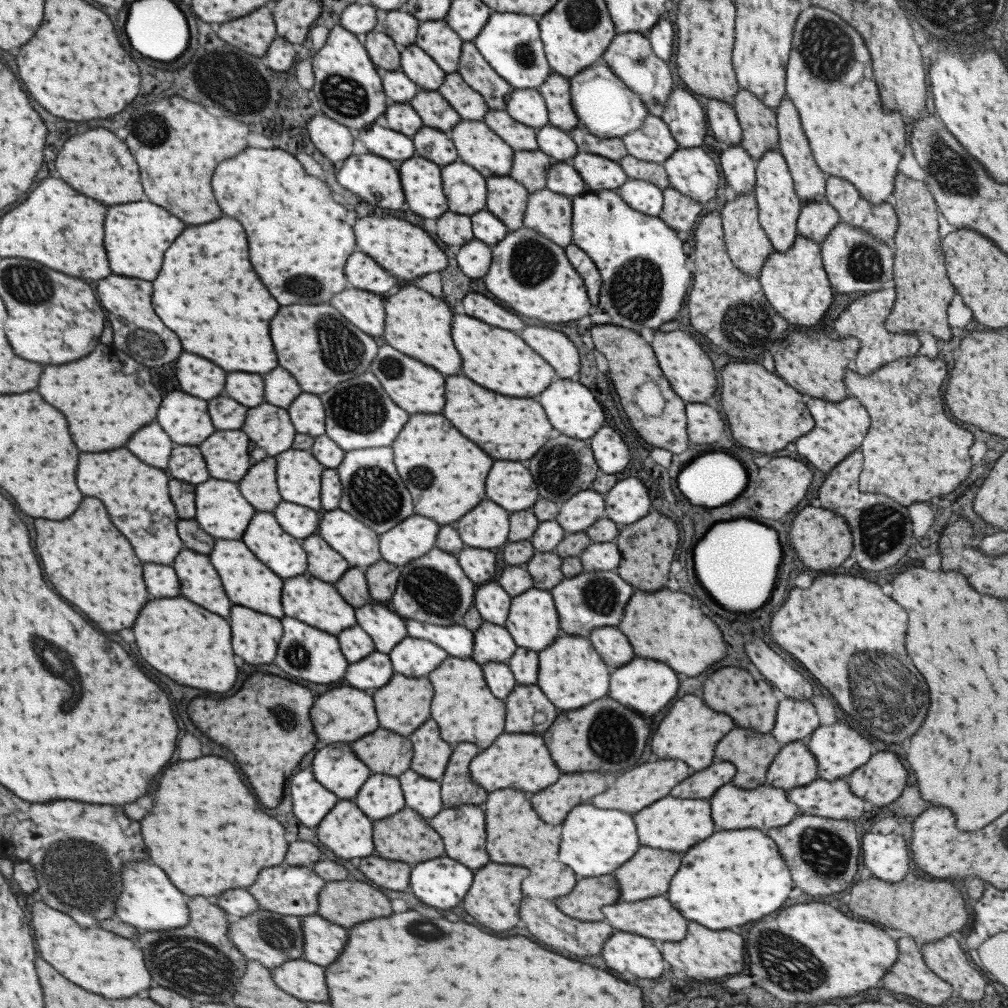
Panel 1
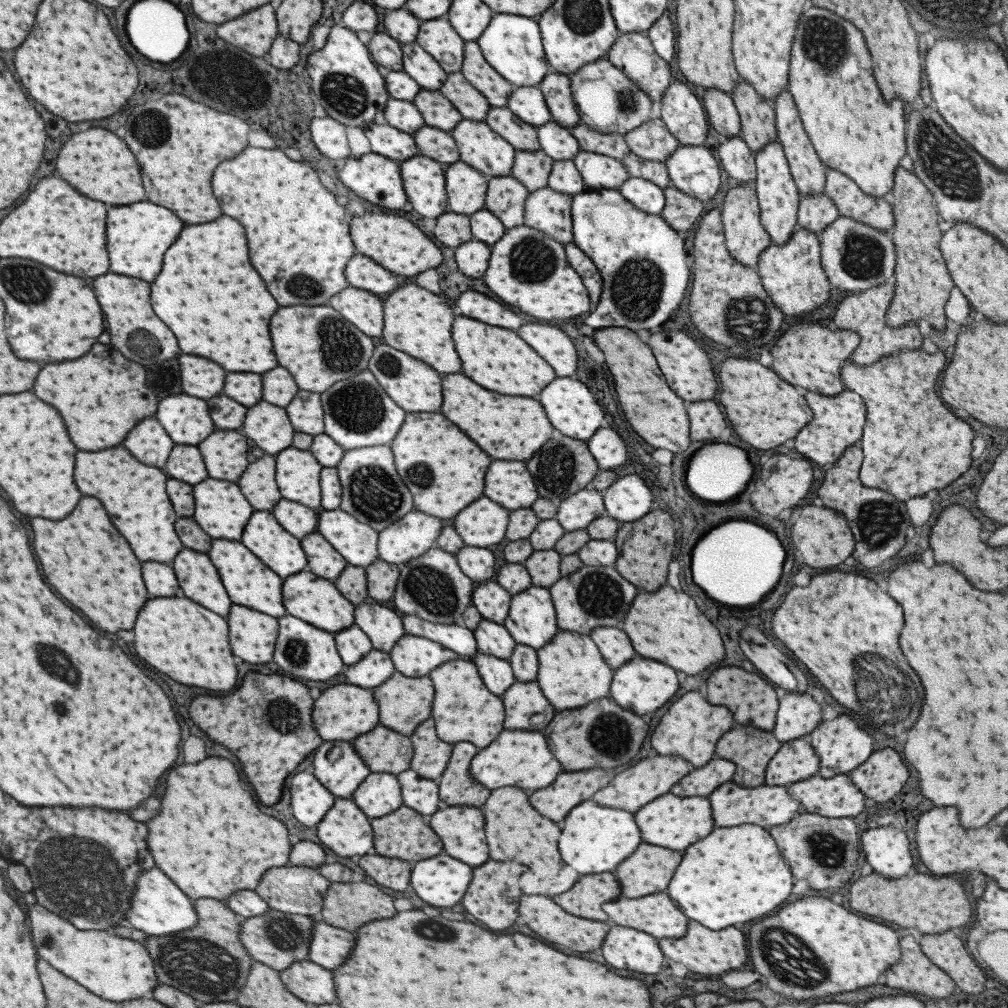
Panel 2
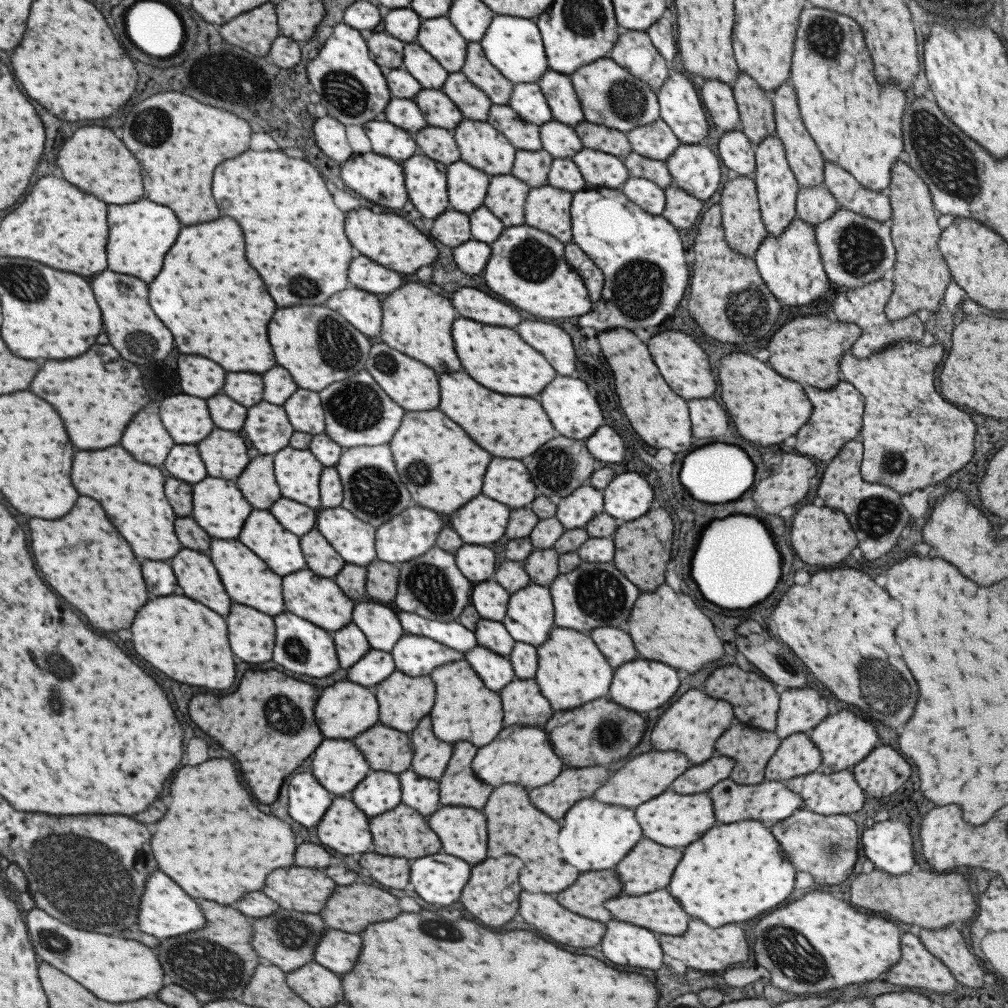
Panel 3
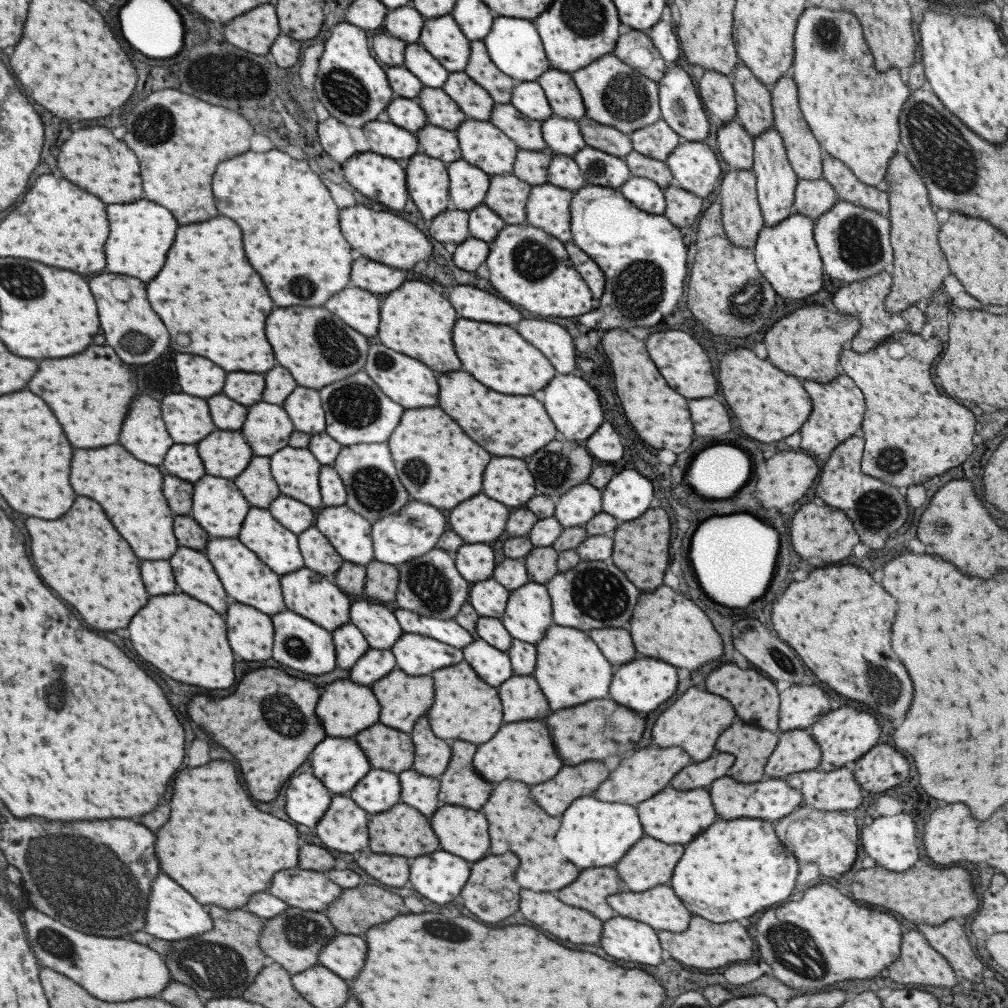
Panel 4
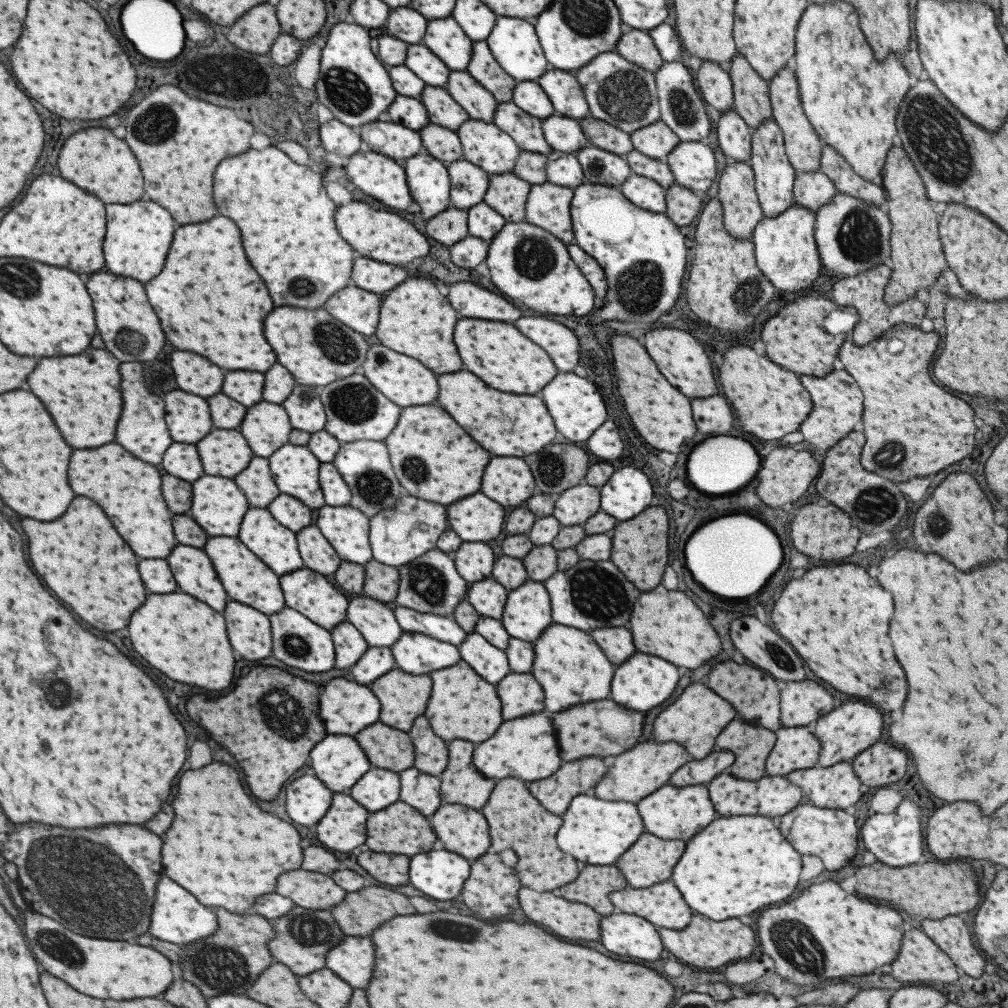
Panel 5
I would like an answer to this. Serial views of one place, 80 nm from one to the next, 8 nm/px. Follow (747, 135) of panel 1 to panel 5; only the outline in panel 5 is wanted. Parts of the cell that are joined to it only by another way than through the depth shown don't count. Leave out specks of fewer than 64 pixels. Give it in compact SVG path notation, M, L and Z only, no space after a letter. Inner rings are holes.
M738 53L730 63L728 75L732 82L732 109L751 131L755 130L766 118L772 118L768 81L763 80Z

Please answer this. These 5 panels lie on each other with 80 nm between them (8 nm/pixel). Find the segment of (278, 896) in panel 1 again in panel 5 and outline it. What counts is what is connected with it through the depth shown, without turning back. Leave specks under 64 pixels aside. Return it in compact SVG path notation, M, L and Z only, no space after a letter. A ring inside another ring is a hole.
M289 870L279 874L275 894L290 898L293 904L301 908L325 911L345 896L345 892L331 882L329 874L305 870Z

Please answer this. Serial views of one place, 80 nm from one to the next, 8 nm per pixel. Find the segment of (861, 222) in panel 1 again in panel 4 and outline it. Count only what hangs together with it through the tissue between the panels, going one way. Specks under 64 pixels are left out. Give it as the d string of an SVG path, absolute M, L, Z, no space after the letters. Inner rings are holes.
M823 153L821 177L831 185L837 199L884 216L887 215L887 193L875 189L875 186L867 186L859 182L843 162L830 154Z

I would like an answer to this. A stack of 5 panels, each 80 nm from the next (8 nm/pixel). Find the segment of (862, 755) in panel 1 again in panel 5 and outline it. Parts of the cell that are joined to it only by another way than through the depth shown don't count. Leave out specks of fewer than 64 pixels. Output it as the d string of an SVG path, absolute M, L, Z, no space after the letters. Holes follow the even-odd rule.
M845 702L838 703L827 714L820 716L813 722L811 732L820 744L817 766L825 768L833 766L842 760L849 761L862 750L869 748L881 736L881 716L875 707L868 703Z

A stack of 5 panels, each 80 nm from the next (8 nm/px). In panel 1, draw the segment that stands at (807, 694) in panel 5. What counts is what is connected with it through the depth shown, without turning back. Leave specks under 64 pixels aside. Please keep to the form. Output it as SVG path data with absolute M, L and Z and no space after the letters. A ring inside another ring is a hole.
M785 697L778 702L770 733L782 746L797 740L805 741L818 726L817 714L810 702Z

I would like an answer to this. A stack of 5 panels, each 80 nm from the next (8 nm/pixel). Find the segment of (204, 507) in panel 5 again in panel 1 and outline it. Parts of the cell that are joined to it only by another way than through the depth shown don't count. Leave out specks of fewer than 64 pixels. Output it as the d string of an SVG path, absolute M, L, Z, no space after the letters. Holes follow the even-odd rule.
M213 478L195 486L195 508L197 508L195 520L199 528L209 536L221 538L221 540L241 540L243 530L247 528L253 516L253 508L241 498L235 482L221 482Z

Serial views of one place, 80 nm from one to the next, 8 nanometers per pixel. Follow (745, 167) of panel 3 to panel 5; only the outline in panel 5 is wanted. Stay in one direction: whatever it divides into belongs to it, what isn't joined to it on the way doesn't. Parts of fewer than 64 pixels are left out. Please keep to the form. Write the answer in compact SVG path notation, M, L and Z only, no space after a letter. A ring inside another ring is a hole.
M732 108L721 112L716 124L715 136L725 158L728 161L747 162L750 157L749 126Z

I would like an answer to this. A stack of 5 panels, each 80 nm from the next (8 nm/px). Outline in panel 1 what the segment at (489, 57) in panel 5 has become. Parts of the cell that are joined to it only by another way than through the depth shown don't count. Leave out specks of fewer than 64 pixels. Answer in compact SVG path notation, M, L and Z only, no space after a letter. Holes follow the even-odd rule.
M462 42L455 72L460 74L467 86L481 94L487 108L505 110L506 100L513 88L495 74L472 42Z

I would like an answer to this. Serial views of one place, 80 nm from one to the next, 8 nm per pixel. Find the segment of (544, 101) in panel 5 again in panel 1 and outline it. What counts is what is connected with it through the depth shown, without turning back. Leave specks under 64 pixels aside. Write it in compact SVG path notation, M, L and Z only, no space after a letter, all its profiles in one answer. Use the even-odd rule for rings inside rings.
M513 89L508 96L505 112L519 124L538 129L548 124L548 114L538 89Z

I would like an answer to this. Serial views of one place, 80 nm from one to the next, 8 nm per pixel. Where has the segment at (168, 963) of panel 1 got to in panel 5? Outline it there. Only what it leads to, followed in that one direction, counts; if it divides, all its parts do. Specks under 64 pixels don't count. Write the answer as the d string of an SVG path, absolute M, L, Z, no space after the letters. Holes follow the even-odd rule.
M215 908L215 932L205 938L180 945L183 956L179 960L181 978L193 982L205 998L219 994L243 994L255 982L262 970L275 962L267 941L274 935L268 919L257 913L231 914Z

